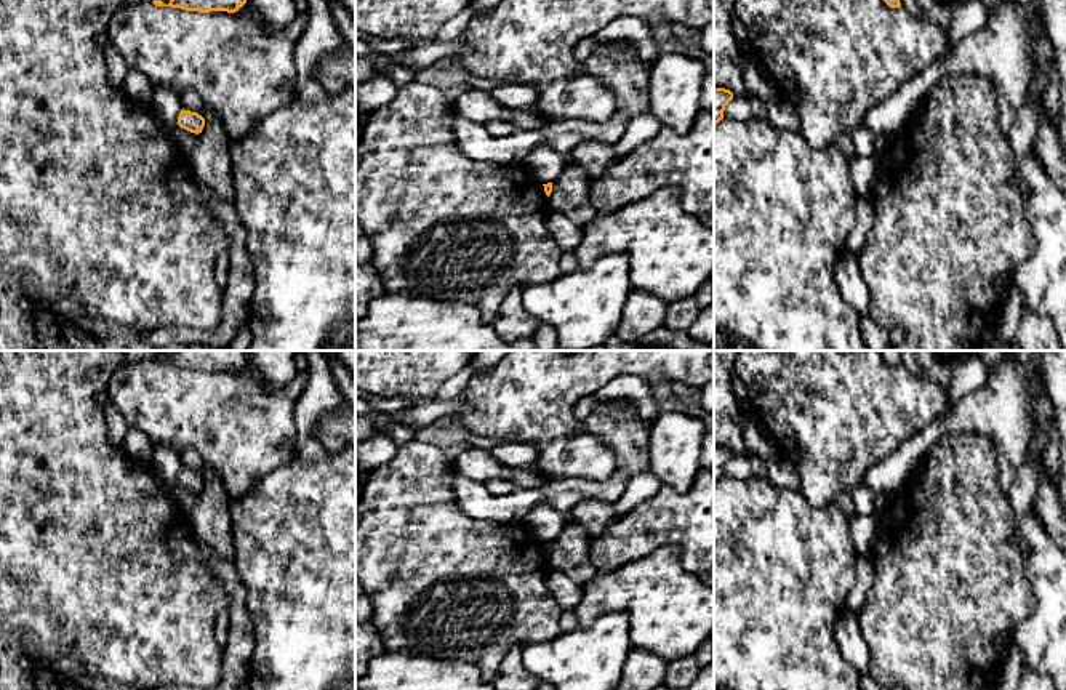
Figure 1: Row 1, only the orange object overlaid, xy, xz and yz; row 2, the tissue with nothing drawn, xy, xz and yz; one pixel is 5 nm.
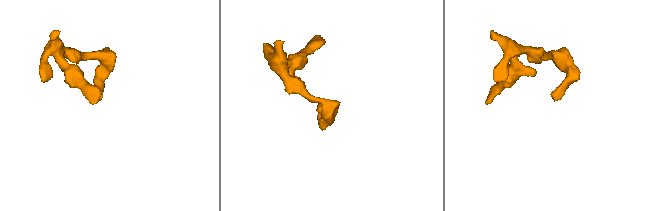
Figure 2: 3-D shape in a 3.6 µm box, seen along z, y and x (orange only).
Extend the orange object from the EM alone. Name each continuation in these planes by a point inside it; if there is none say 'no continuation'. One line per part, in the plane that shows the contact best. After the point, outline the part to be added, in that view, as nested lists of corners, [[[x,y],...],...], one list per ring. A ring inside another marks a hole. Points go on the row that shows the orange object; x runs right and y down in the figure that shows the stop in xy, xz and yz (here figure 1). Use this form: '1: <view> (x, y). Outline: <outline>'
no continuation

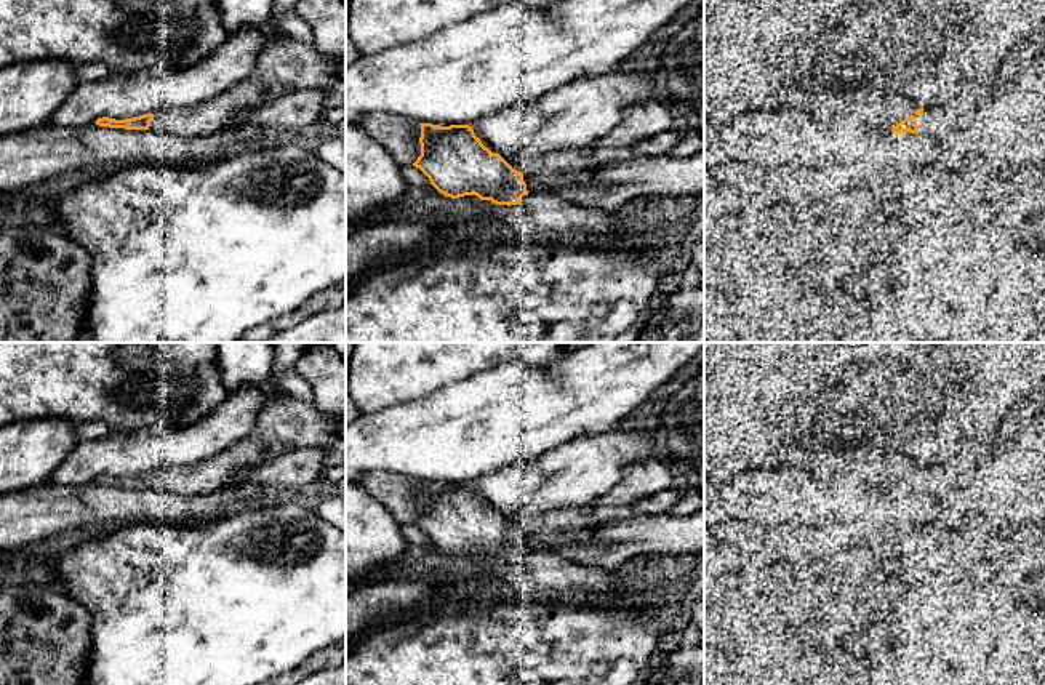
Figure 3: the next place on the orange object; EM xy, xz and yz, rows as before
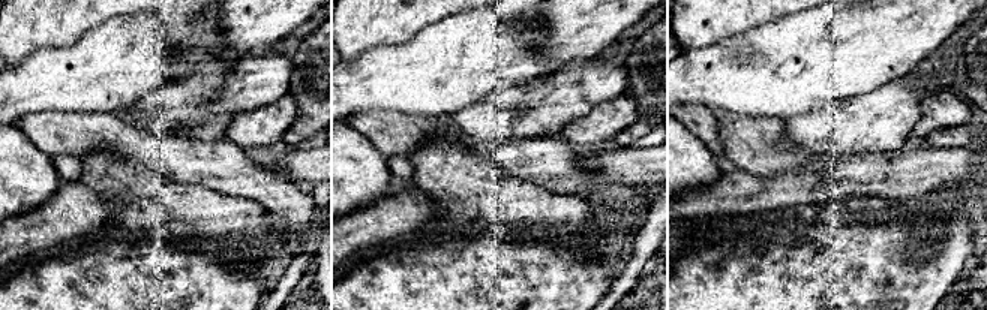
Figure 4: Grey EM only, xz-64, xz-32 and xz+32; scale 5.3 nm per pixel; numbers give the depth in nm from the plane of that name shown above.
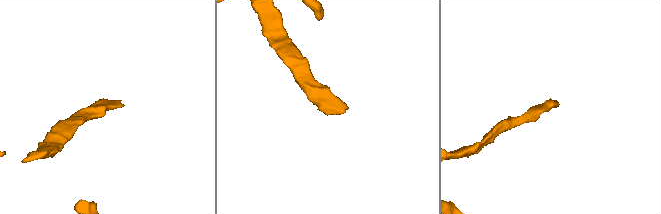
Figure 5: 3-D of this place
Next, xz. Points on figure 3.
1: xz (541, 216). Outline: [[[551,192],[523,195],[518,205],[498,210],[494,219],[506,238],[536,243],[599,243],[624,229],[616,213],[584,208]]]

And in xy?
1: xy (284, 64). Outline: [[[269,34],[243,82],[197,106],[160,109],[149,130],[184,138],[218,134],[246,126],[246,110],[298,90],[346,93],[346,66],[320,53],[317,45]]]

